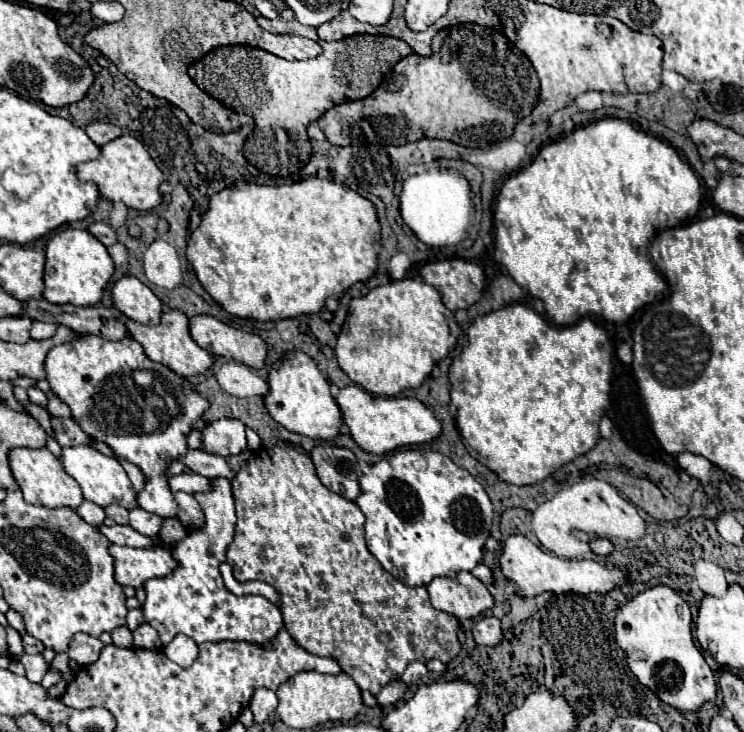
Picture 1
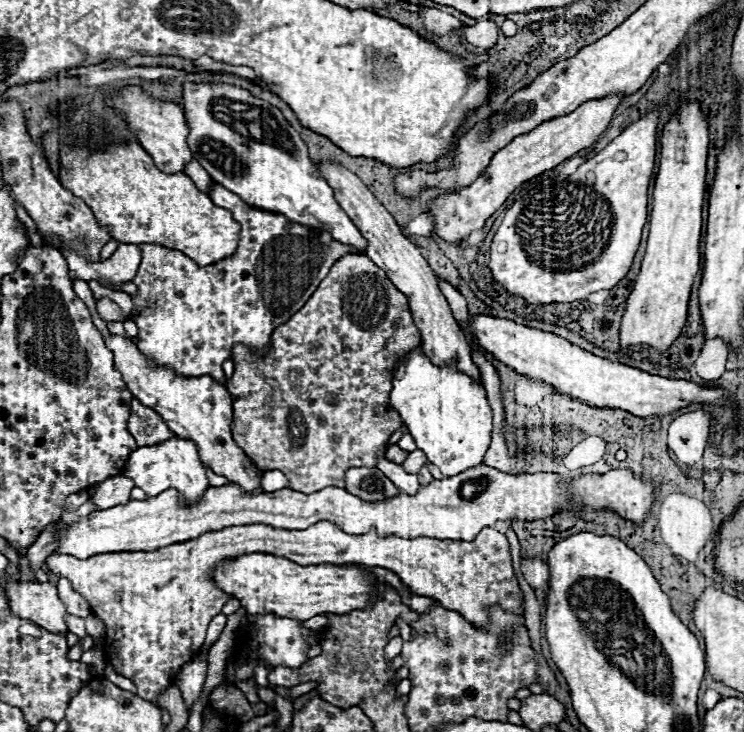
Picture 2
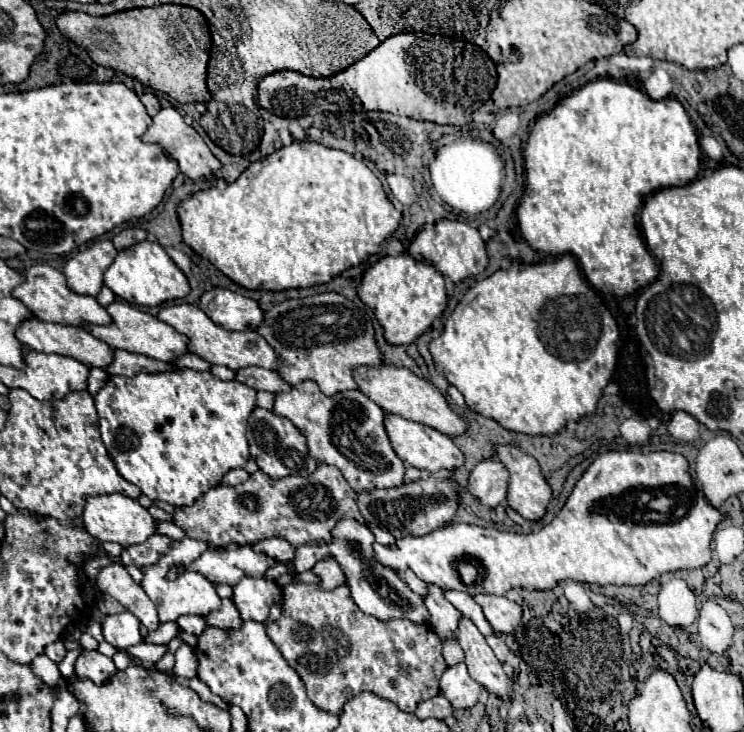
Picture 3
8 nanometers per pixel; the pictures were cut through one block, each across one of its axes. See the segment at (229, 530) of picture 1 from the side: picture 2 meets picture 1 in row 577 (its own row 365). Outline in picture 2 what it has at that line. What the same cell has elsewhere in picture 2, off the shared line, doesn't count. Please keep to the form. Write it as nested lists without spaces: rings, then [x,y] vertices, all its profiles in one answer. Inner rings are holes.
[[[214,182],[208,190],[208,196],[216,206],[230,210],[242,224],[236,252],[216,264],[198,268],[178,250],[170,250],[158,244],[140,244],[138,248],[142,248],[142,262],[132,280],[138,286],[138,292],[132,294],[134,310],[130,320],[134,320],[140,328],[138,348],[144,354],[150,354],[156,364],[170,366],[184,376],[212,376],[224,384],[226,378],[222,372],[222,362],[230,358],[230,346],[254,344],[260,356],[266,354],[272,330],[284,324],[294,312],[298,312],[318,288],[320,280],[330,272],[334,262],[338,262],[346,254],[354,254],[354,248],[330,240],[328,232],[306,228],[302,224],[286,220],[286,216],[282,214],[254,208],[246,204],[238,194],[222,188],[222,184]]]

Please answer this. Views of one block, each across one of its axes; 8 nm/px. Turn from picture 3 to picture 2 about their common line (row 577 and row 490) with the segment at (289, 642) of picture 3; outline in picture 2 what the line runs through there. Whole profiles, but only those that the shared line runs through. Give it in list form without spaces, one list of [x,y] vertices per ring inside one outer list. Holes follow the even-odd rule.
[[[346,254],[334,268],[328,272],[328,276],[322,280],[322,284],[316,288],[314,296],[282,326],[278,326],[272,336],[270,336],[270,348],[266,354],[254,354],[252,348],[244,344],[234,344],[232,346],[232,362],[234,362],[234,374],[232,378],[226,380],[226,388],[232,396],[232,408],[234,408],[234,420],[232,420],[232,438],[236,444],[248,454],[248,458],[260,468],[260,470],[280,470],[284,472],[286,478],[290,478],[290,488],[310,494],[316,490],[322,490],[326,486],[338,486],[344,488],[344,472],[352,466],[376,466],[376,454],[380,448],[388,442],[388,438],[402,426],[402,418],[398,416],[396,410],[390,408],[388,396],[392,390],[392,374],[394,374],[394,364],[400,356],[406,352],[414,350],[420,344],[420,332],[414,326],[410,308],[408,308],[408,298],[394,288],[394,284],[388,280],[388,276],[378,268],[368,256],[364,254]]]

